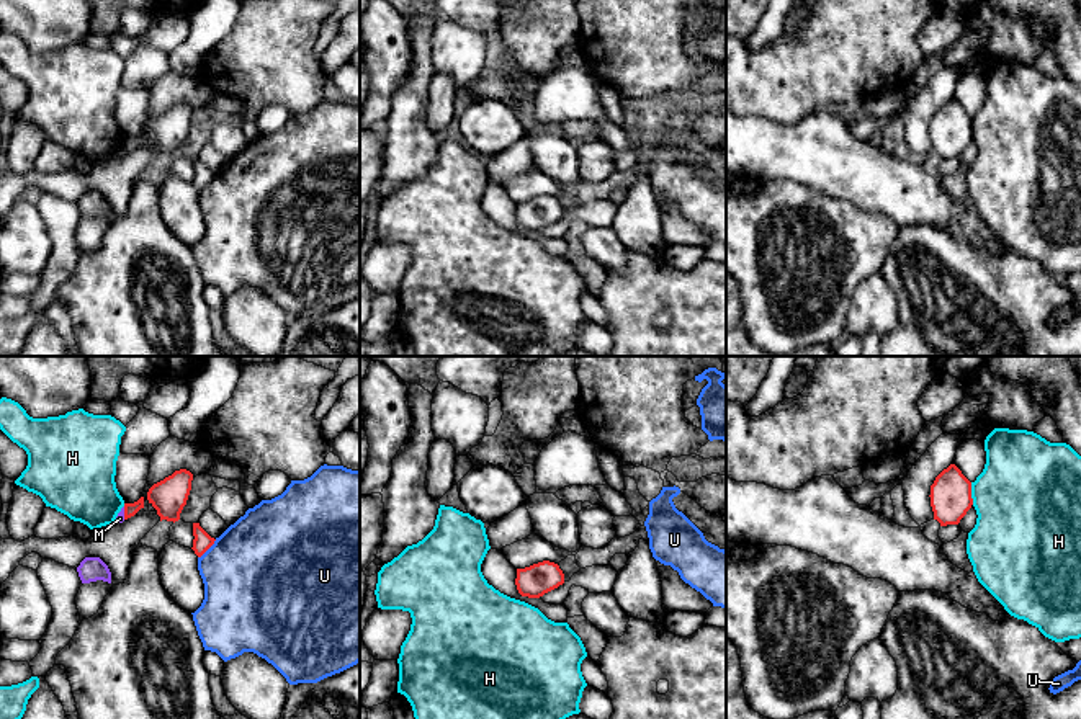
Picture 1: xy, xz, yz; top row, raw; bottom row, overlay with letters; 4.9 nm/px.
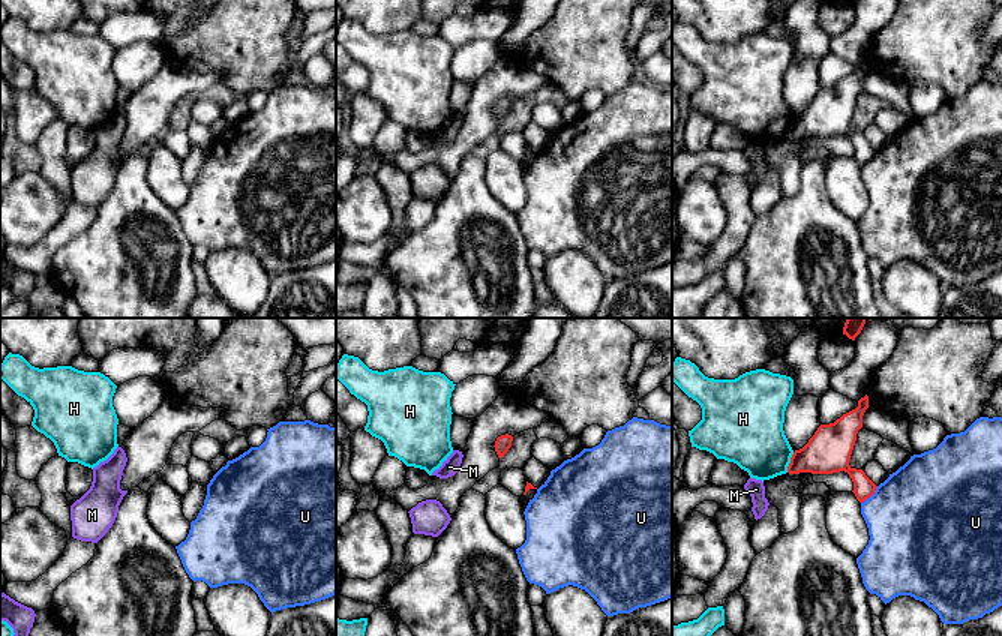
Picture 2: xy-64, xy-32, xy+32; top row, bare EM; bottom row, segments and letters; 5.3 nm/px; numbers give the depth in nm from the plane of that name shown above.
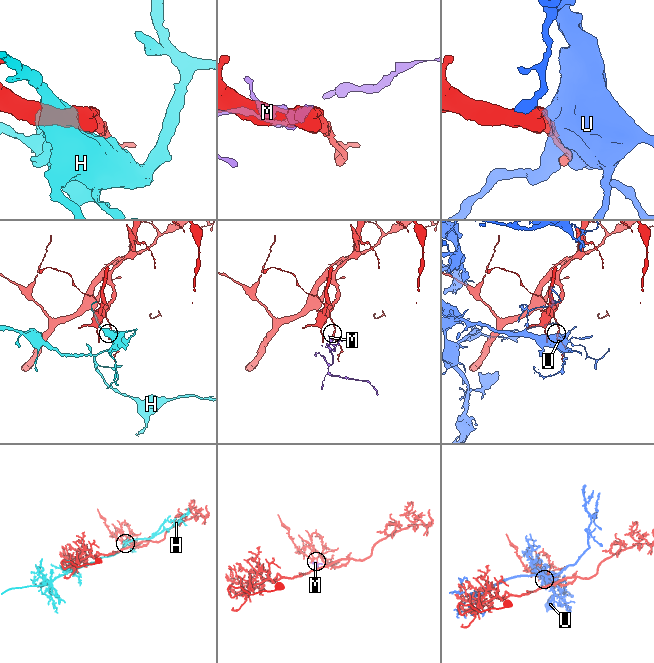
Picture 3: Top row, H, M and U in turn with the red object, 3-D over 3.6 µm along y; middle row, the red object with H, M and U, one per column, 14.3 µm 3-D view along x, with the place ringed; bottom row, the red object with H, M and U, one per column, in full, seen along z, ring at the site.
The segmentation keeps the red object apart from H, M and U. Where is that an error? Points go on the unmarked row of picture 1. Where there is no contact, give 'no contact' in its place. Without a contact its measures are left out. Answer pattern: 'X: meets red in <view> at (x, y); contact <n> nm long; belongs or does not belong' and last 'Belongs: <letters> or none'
H: meets red in yz at (970, 128); contact 110 nm long; does not belong
M: meets red in xy at (125, 147); contact 60 nm long; does not belong
U: meets red in xy at (206, 183); contact 130 nm long; does not belong
Belongs: none

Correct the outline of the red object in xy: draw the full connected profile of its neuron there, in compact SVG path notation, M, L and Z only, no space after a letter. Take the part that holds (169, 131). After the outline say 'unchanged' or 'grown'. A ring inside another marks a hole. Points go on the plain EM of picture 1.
M186 103L175 105L172 109L154 118L147 126L149 137L157 149L167 155L178 155L191 124L193 108Z; unchanged

